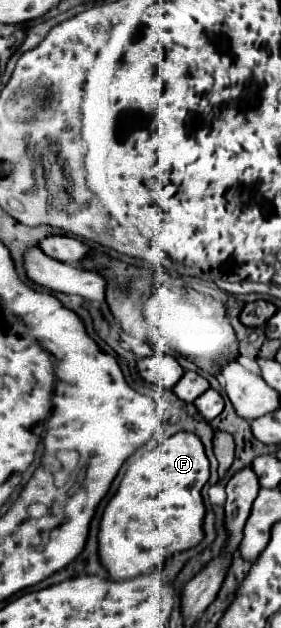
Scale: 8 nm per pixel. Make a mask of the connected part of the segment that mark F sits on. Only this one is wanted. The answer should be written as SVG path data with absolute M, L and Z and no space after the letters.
M177 432L165 440L159 448L143 454L129 464L117 494L109 500L99 532L99 558L113 579L126 579L145 574L151 568L161 568L171 554L193 548L203 538L203 516L205 506L201 488L209 480L209 460L205 456L201 440L193 432Z

